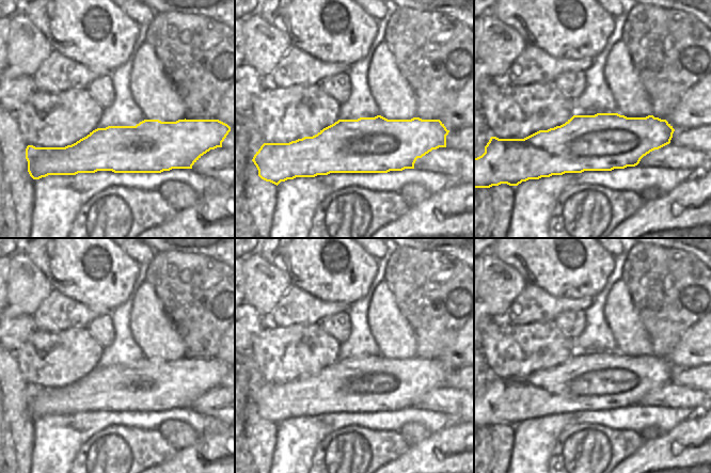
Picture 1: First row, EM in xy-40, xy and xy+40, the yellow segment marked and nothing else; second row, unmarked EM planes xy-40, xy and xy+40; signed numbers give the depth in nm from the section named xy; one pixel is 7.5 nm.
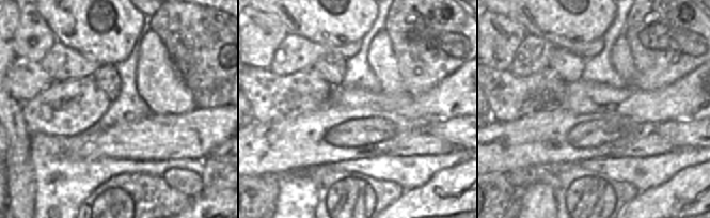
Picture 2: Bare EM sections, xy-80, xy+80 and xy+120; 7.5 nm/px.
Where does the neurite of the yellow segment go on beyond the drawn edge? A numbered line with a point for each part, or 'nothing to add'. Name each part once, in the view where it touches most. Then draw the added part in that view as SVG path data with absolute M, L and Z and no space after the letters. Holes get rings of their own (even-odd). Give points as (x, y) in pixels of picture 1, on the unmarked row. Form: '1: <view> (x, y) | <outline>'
nothing to add

